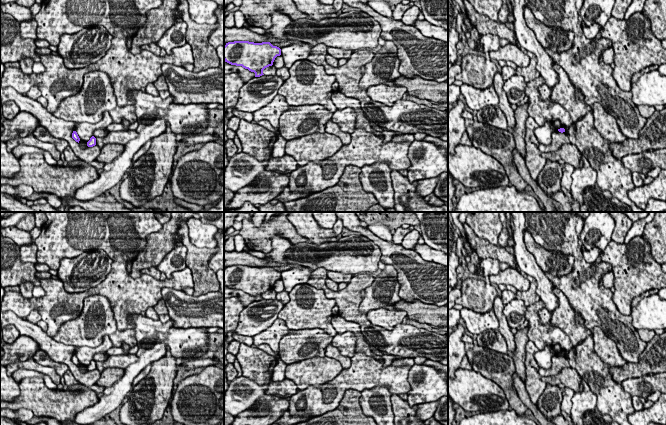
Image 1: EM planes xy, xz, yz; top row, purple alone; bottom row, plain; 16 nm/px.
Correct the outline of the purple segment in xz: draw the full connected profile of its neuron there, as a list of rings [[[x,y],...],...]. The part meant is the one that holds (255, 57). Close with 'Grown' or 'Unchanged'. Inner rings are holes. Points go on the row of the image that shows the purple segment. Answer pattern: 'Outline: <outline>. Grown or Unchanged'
Outline: [[[234,41],[224,46],[224,61],[254,72],[255,77],[264,75],[263,70],[280,55],[281,49],[270,42]]]. Unchanged

